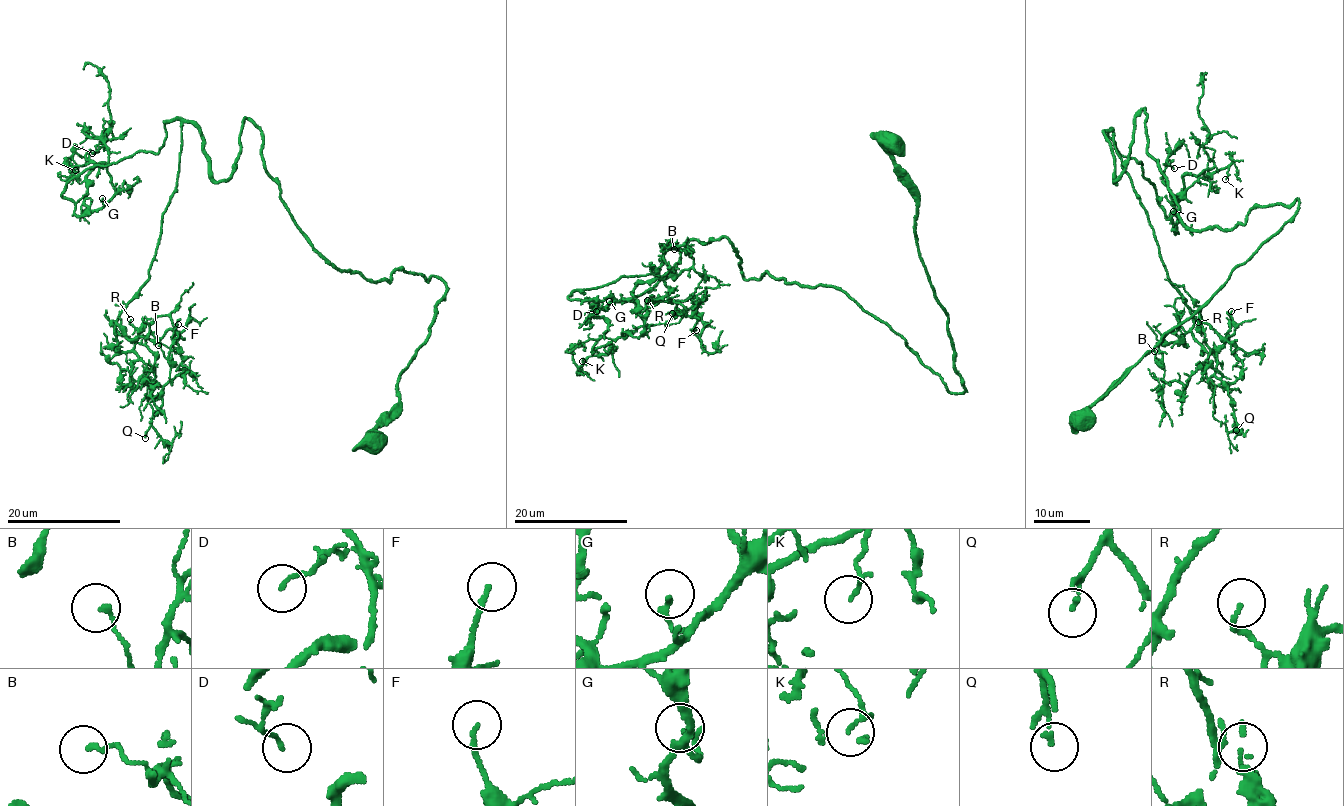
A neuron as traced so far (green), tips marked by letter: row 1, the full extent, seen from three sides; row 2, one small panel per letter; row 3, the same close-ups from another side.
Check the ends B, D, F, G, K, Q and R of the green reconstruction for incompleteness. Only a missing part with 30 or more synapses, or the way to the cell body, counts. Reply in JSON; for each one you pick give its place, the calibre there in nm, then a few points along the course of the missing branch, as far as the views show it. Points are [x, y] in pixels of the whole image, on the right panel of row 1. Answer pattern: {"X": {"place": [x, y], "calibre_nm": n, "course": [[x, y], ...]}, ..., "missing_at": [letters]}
{"missing_at": []}

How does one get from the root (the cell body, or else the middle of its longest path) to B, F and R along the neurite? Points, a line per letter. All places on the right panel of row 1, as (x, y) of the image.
B: (1082, 422), (1298, 206), (1186, 226), (1144, 108), (1115, 184), (1104, 133), (1193, 318), (1154, 351)
F: (1082, 422), (1298, 206), (1186, 226), (1144, 108), (1113, 182), (1112, 130), (1209, 353), (1231, 311)
R: (1082, 422), (1298, 206), (1186, 226), (1144, 108), (1113, 182), (1112, 130), (1198, 322)

